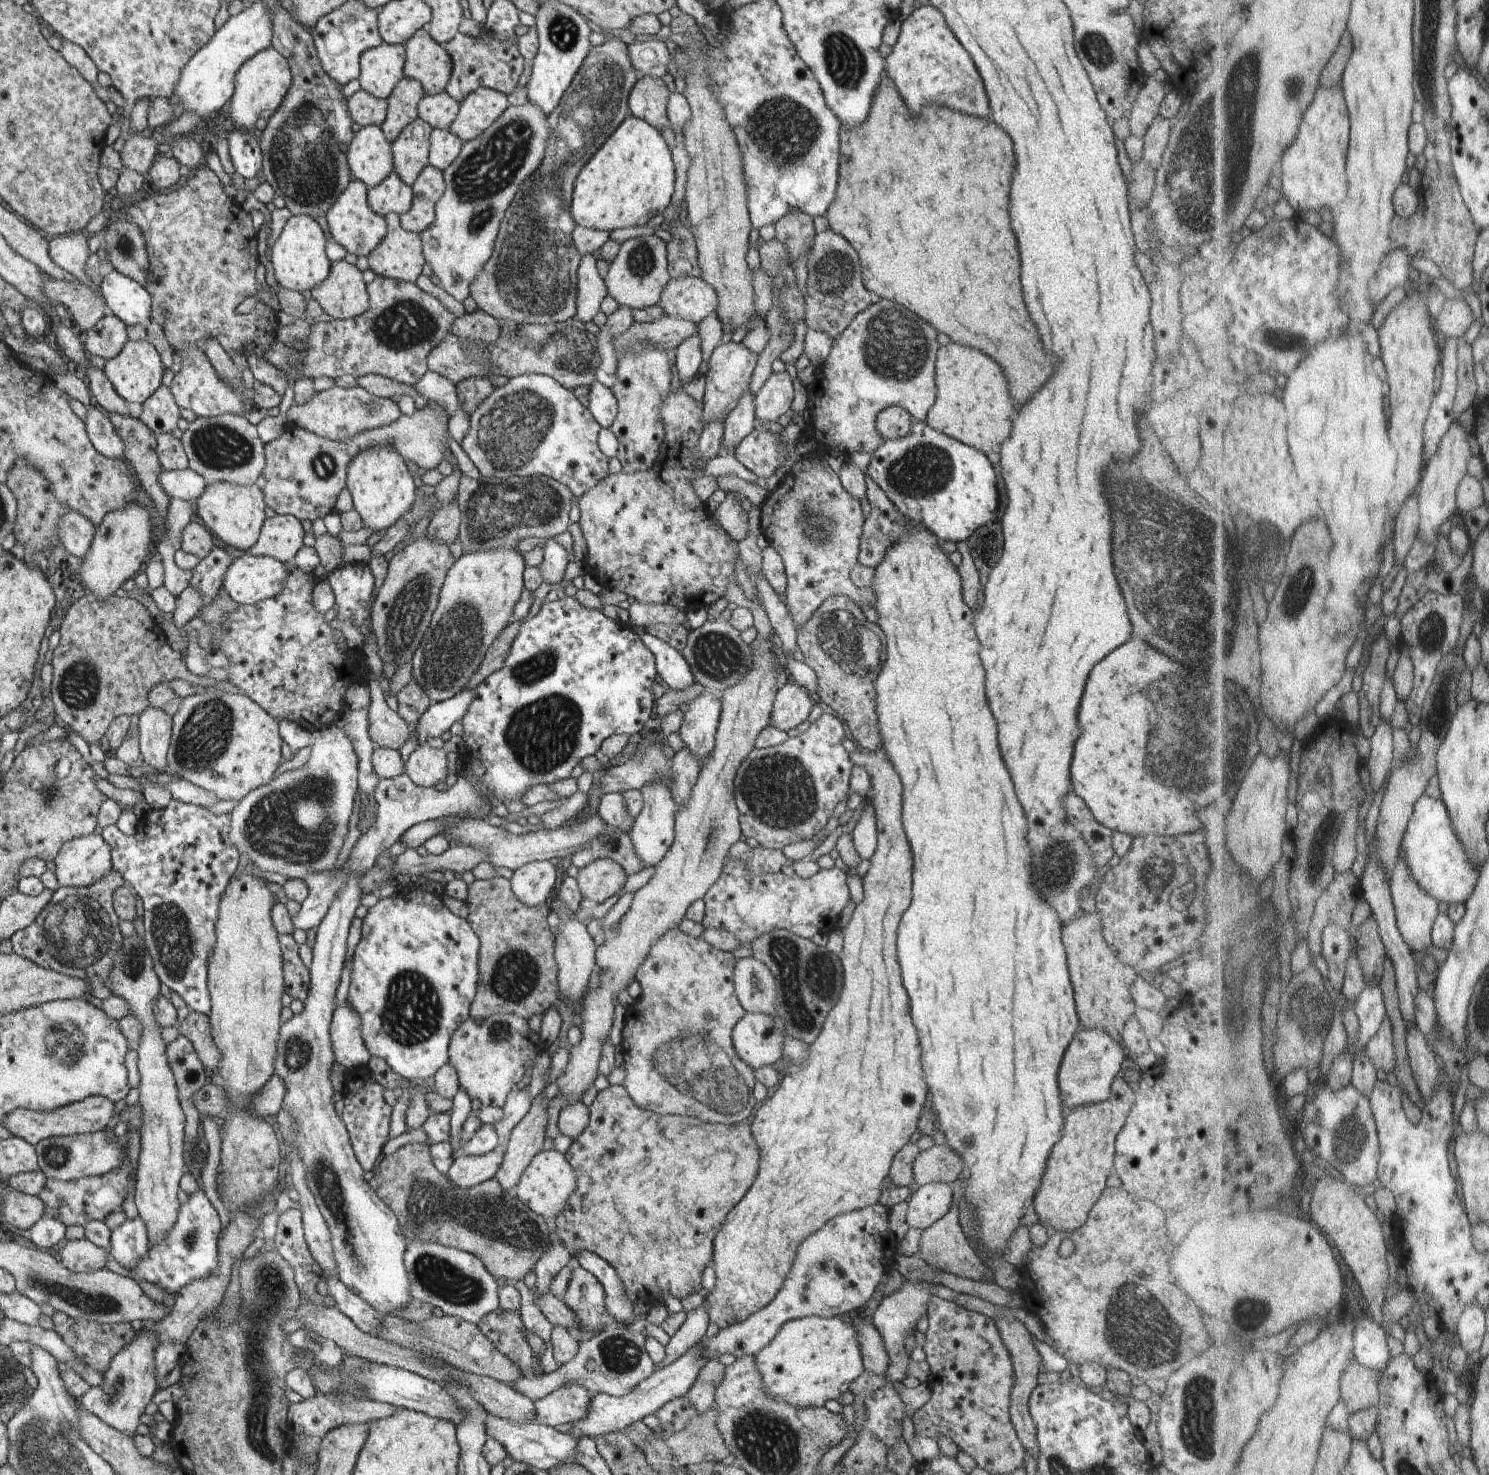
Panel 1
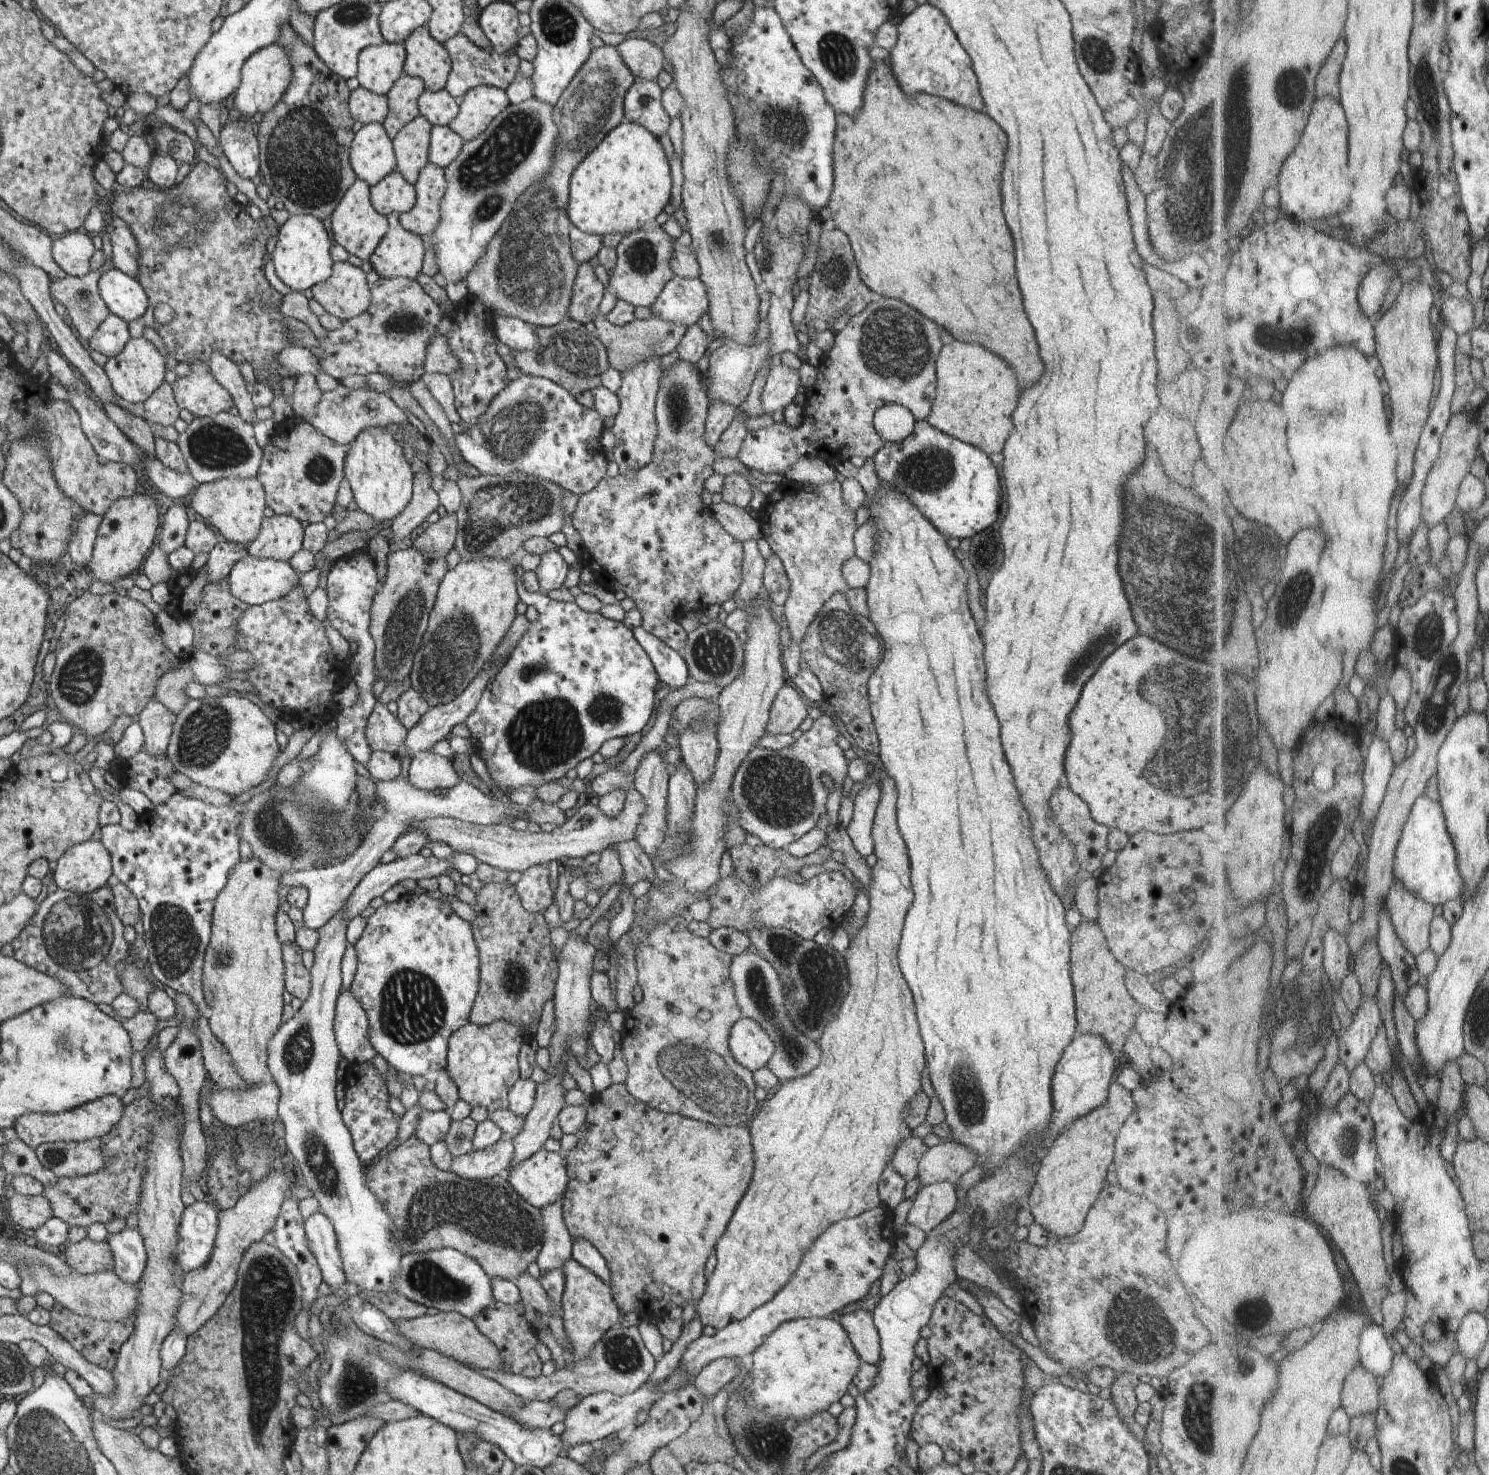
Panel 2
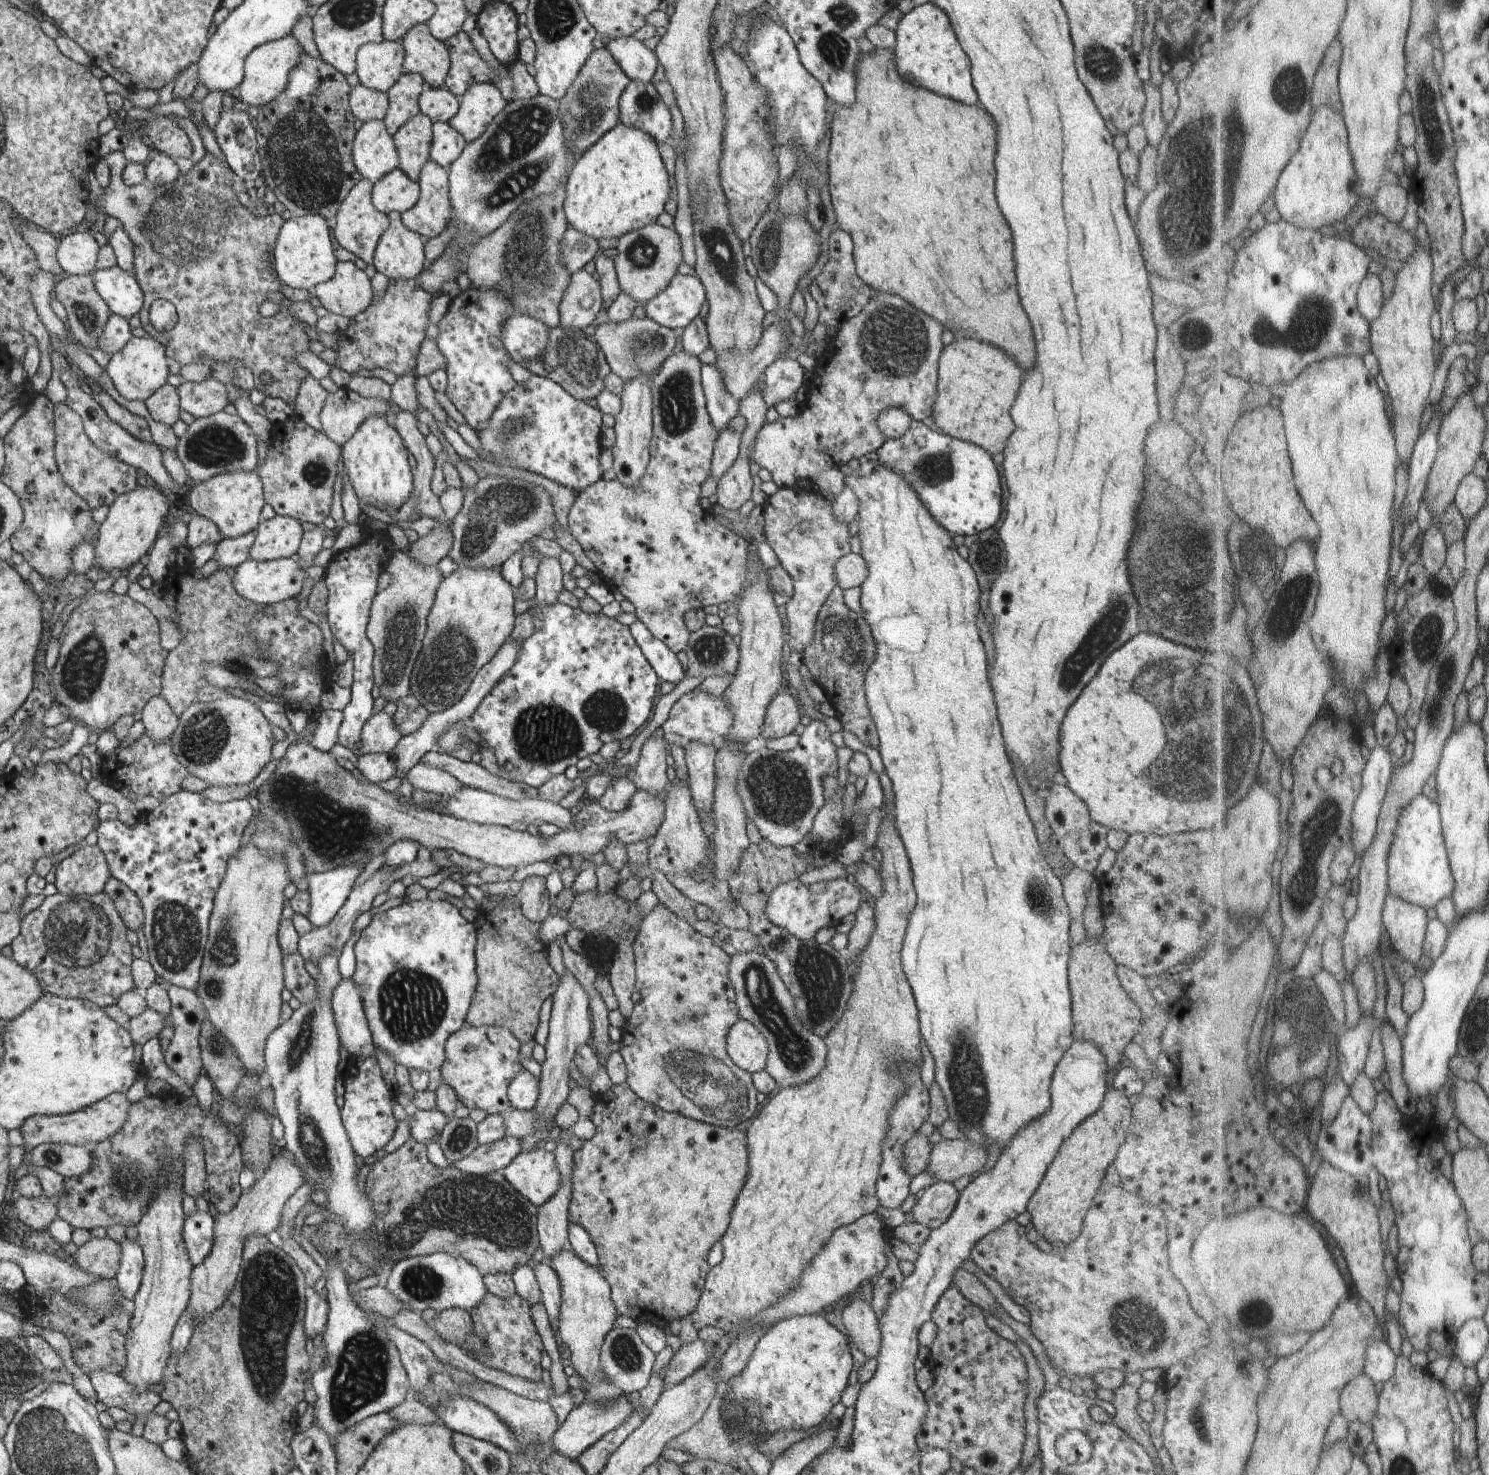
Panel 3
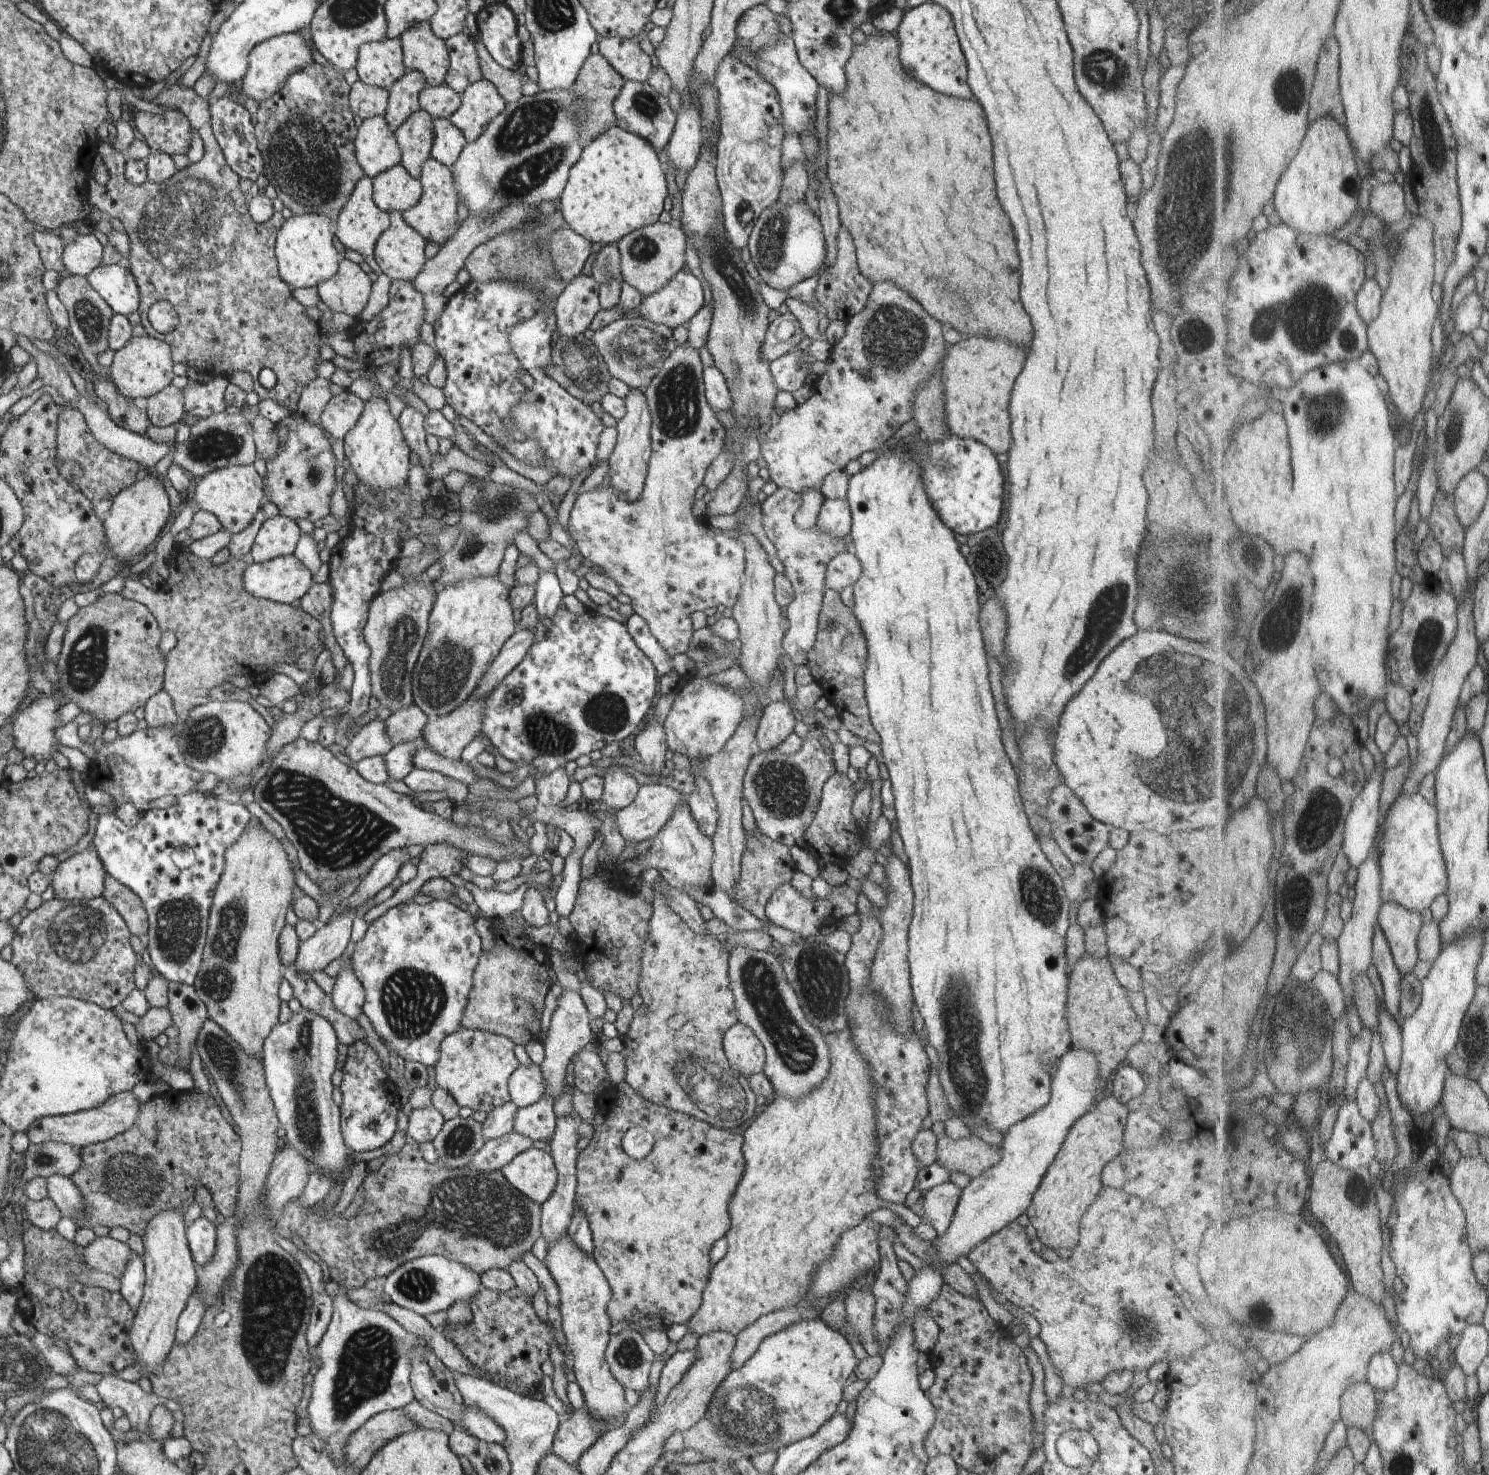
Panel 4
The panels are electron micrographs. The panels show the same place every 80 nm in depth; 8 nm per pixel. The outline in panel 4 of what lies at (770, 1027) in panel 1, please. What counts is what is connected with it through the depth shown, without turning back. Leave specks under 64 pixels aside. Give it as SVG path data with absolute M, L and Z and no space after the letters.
M737 1022L724 1031L722 1052L729 1067L743 1077L762 1072L764 1049L747 1026Z

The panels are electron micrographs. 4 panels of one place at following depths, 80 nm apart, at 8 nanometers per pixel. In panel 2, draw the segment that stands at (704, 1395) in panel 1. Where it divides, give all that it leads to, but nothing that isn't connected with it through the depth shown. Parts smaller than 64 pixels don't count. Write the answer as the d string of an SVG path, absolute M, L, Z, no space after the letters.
M721 1357L706 1364L694 1377L694 1385L711 1400L721 1387L727 1385L739 1372L737 1362L733 1357Z

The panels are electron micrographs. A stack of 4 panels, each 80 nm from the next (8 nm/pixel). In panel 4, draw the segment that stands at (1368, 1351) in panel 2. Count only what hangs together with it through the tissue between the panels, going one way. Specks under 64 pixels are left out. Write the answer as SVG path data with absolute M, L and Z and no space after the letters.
M1389 1350L1375 1354L1368 1371L1368 1382L1382 1395L1393 1390L1399 1382L1399 1364Z

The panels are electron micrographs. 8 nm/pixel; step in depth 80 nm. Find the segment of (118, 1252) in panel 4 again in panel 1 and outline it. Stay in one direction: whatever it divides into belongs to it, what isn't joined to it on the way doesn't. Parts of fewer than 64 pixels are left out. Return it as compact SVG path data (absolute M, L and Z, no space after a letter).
M83 1237L67 1241L59 1251L60 1263L74 1273L90 1273L105 1268L105 1250Z

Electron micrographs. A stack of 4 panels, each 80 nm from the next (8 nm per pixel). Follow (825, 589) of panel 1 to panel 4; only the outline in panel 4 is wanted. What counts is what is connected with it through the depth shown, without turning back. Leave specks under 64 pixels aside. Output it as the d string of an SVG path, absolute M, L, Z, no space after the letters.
M782 487L760 503L763 517L761 527L767 540L775 547L776 558L783 565L782 574L787 578L794 595L785 608L787 630L784 630L781 647L782 655L785 654L795 668L805 665L807 652L814 646L817 618L825 590L823 582L826 565L832 557L845 552L842 539L819 531L816 524L809 531L797 530L792 518L799 509L800 500L801 496Z

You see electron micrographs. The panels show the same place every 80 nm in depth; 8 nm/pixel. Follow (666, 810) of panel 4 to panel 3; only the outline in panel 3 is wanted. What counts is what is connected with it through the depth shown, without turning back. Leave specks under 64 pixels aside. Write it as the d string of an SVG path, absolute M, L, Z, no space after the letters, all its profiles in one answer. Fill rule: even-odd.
M310 741L291 743L285 750L285 754L278 760L277 765L269 778L256 788L256 798L260 805L269 807L284 818L290 828L292 840L298 845L302 854L304 870L307 873L320 873L333 870L337 867L354 865L355 863L367 863L373 856L385 853L386 848L394 842L412 840L418 846L431 849L455 850L471 859L481 860L486 865L516 866L516 868L527 866L532 862L549 861L565 855L581 855L584 858L603 850L604 846L611 840L620 840L624 845L630 845L639 841L650 840L659 825L664 819L664 800L667 789L663 790L663 796L654 797L645 789L637 789L629 799L623 810L605 810L597 801L591 800L576 813L574 826L571 829L562 829L561 832L550 837L540 838L539 834L531 835L527 831L517 831L499 825L480 825L463 819L455 818L453 815L435 812L431 809L420 809L409 804L409 798L402 798L394 791L387 792L366 780L357 780L353 774L344 769L337 760L328 752L320 751L311 746ZM326 775L338 775L340 785L338 789L332 787Z

